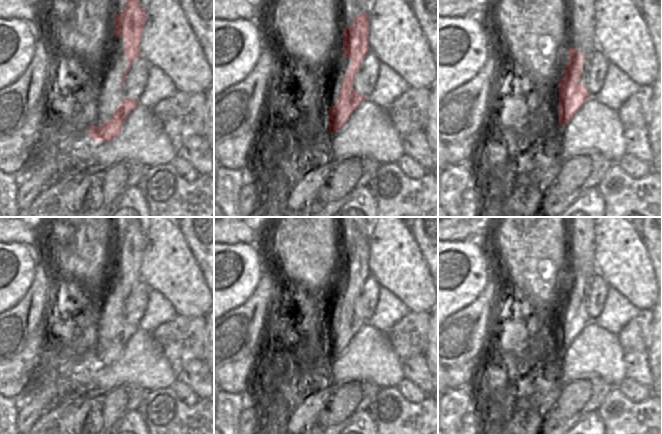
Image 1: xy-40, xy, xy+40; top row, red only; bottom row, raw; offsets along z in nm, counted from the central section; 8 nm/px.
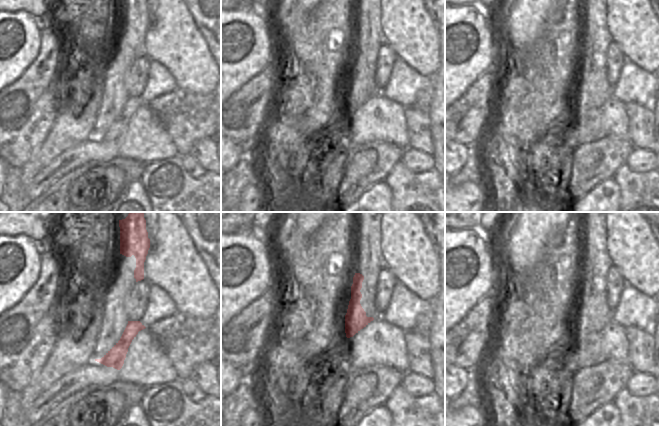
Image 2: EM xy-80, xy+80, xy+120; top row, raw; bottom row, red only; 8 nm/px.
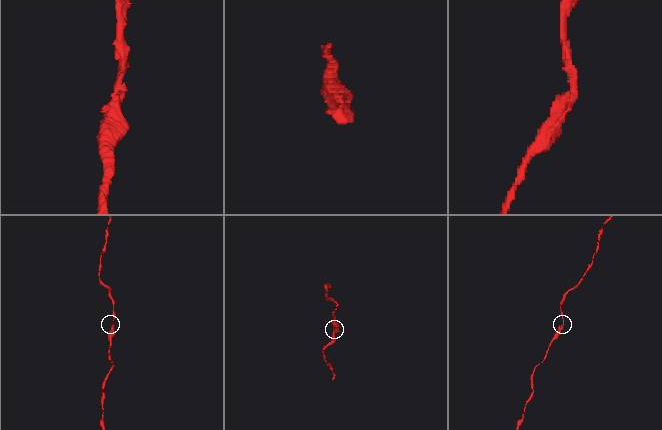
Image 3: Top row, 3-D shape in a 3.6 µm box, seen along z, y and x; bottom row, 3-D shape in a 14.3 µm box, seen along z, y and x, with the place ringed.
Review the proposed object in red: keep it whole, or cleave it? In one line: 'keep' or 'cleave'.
keep

